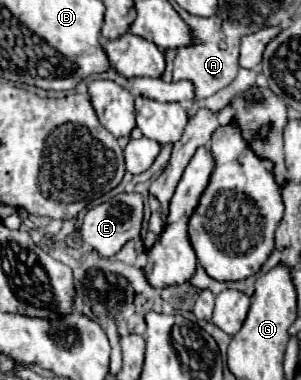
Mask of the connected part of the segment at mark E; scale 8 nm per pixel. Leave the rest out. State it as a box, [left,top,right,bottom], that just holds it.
[82,193,144,257]

